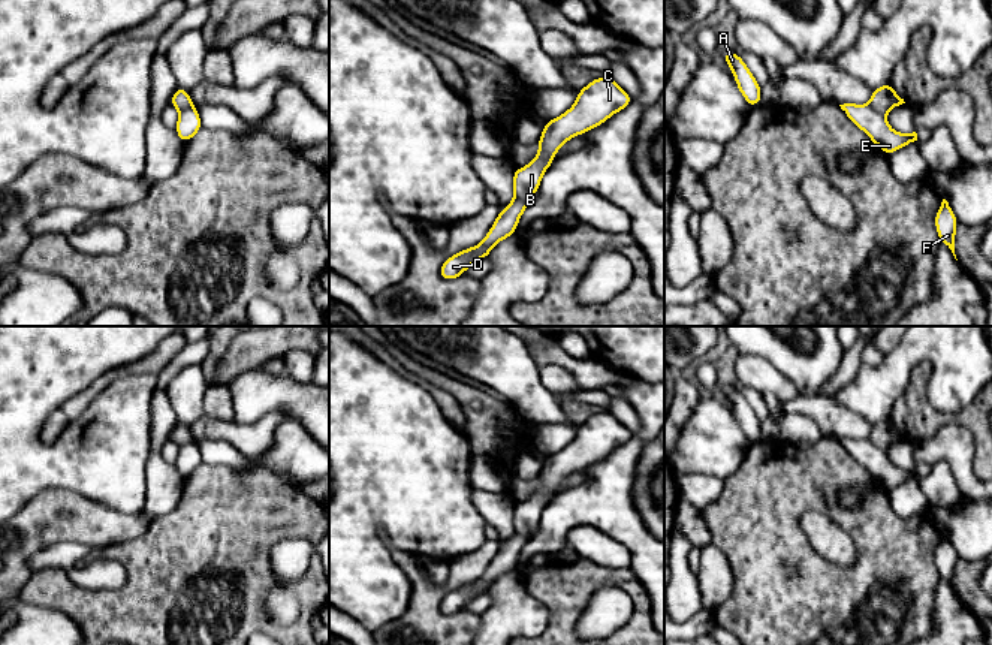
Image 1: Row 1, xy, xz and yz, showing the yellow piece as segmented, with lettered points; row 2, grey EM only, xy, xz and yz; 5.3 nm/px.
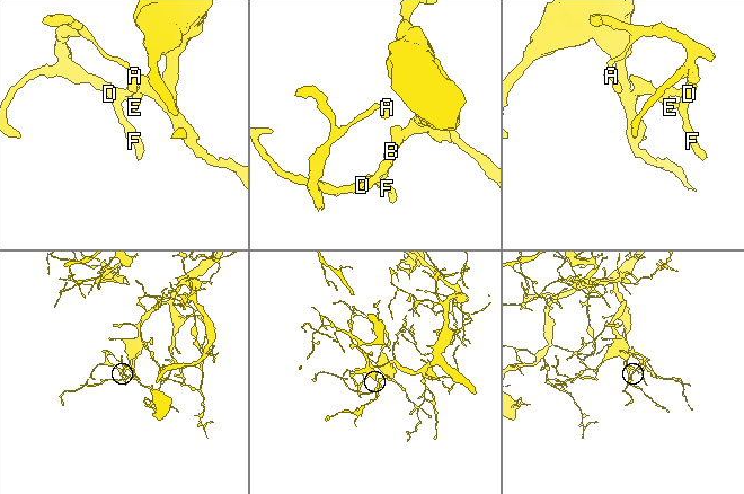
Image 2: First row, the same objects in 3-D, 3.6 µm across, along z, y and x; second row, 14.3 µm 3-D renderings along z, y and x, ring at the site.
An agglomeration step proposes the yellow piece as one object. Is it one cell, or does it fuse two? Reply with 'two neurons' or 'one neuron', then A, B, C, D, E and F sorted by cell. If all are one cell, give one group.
two neurons | A / B C D E F

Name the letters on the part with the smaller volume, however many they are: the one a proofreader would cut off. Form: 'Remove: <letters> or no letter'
Remove: A

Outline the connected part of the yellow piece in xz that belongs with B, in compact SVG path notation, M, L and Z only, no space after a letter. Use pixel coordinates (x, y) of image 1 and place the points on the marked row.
M609 75L593 79L578 94L575 105L563 115L545 123L539 138L539 153L524 168L513 171L513 196L530 205L539 190L546 169L554 163L557 151L573 136L601 126L618 111L633 102Z

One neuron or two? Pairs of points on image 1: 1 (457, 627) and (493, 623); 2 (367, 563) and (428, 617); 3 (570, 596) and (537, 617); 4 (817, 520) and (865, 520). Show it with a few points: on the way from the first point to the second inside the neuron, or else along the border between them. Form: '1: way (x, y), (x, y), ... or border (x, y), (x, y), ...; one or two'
1: border (481, 615), (481, 626), (478, 629); two
2: border (401, 567), (410, 582), (409, 606), (385, 624); two
3: border (525, 584), (525, 590), (548, 611), (545, 629); two
4: border (802, 514), (825, 512), (855, 546); two

